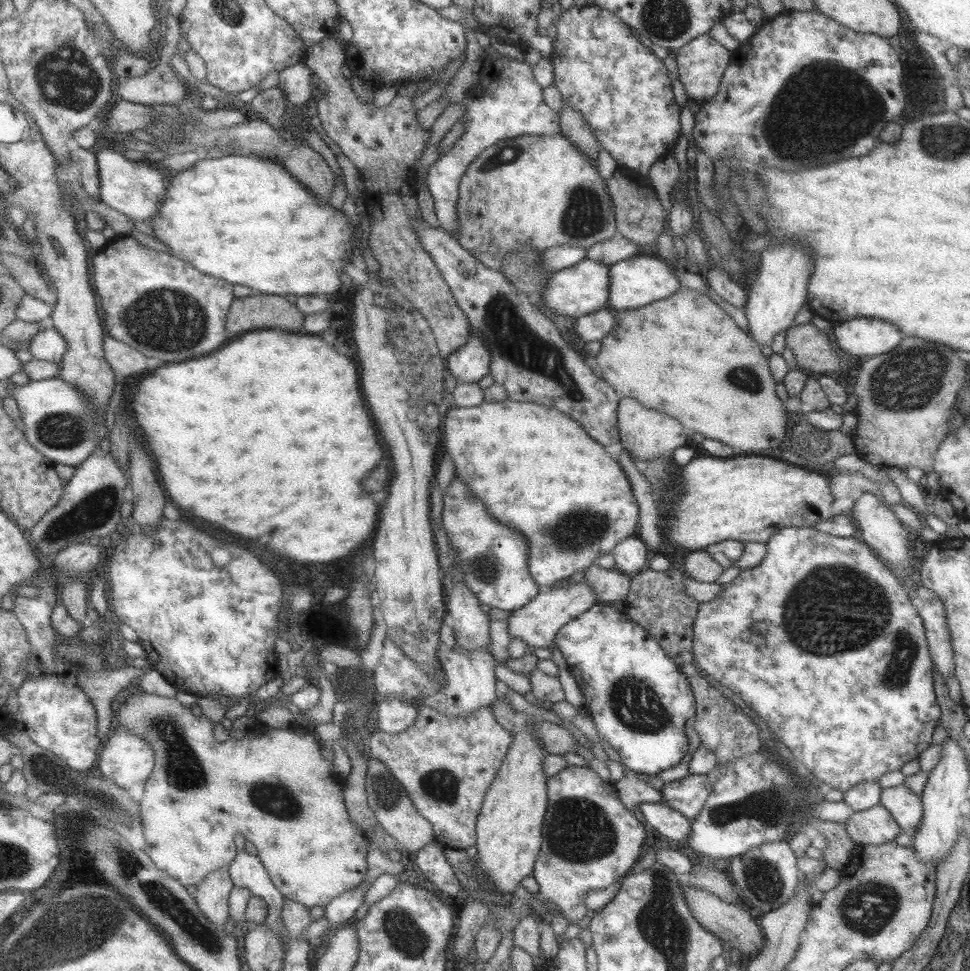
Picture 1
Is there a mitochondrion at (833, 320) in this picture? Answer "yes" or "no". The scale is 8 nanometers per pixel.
no

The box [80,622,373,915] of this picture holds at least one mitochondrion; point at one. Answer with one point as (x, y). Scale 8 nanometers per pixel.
(183, 770)

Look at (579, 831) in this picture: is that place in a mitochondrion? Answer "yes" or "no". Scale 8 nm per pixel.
yes

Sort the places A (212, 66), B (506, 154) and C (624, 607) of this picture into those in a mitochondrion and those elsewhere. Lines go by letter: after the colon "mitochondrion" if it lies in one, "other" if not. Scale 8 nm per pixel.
A: other
B: mitochondrion
C: other

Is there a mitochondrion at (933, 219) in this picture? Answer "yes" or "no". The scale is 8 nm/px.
no

